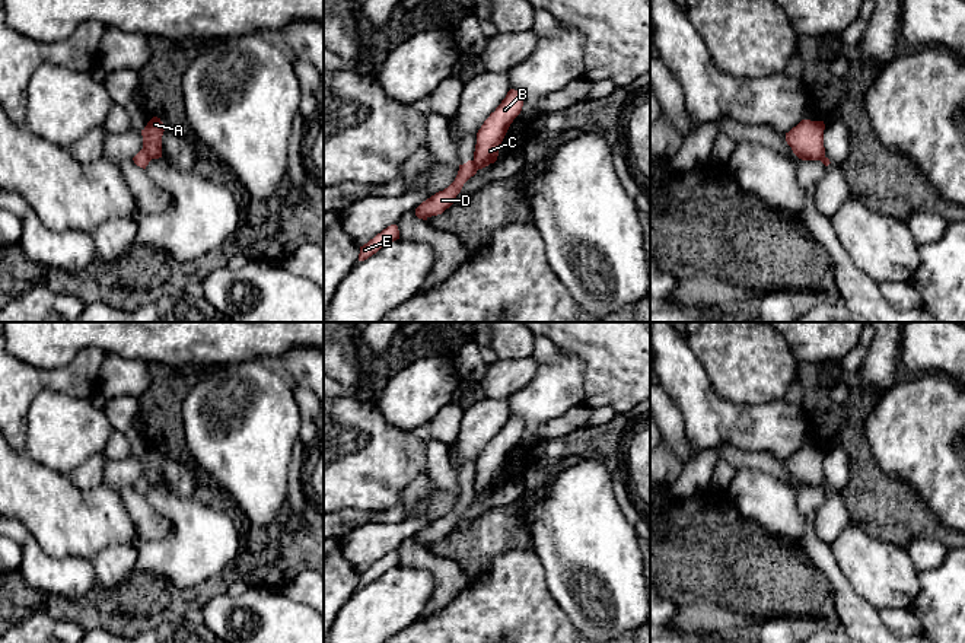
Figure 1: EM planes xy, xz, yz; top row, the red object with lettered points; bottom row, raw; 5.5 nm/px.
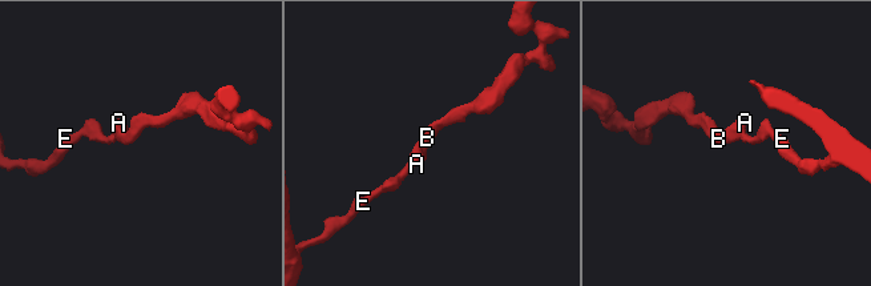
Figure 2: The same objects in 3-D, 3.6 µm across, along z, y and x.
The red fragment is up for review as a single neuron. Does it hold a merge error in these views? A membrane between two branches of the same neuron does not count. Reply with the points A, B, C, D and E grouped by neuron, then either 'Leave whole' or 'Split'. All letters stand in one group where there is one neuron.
Groups: A B C / D E. Split

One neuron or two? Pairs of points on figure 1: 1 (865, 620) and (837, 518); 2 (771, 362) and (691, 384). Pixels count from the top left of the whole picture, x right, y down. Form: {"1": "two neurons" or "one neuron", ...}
{"1": "two neurons", "2": "two neurons"}

